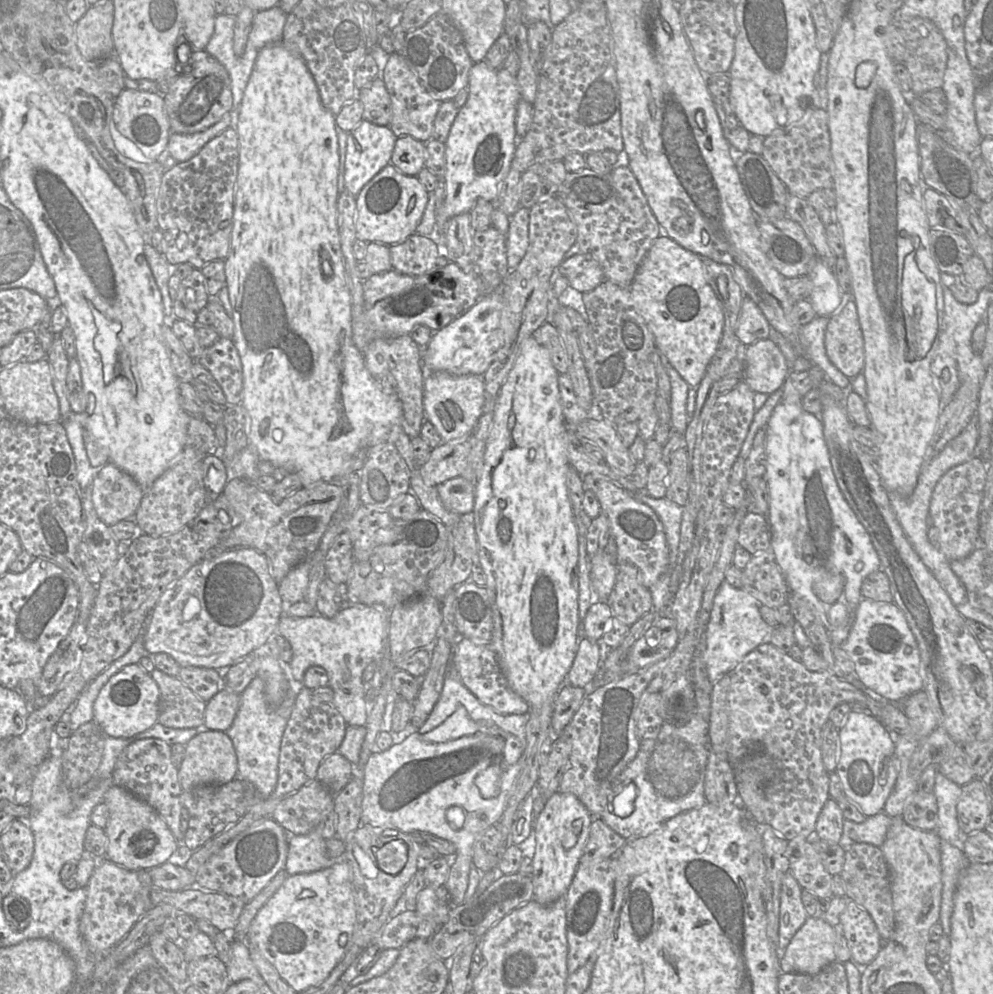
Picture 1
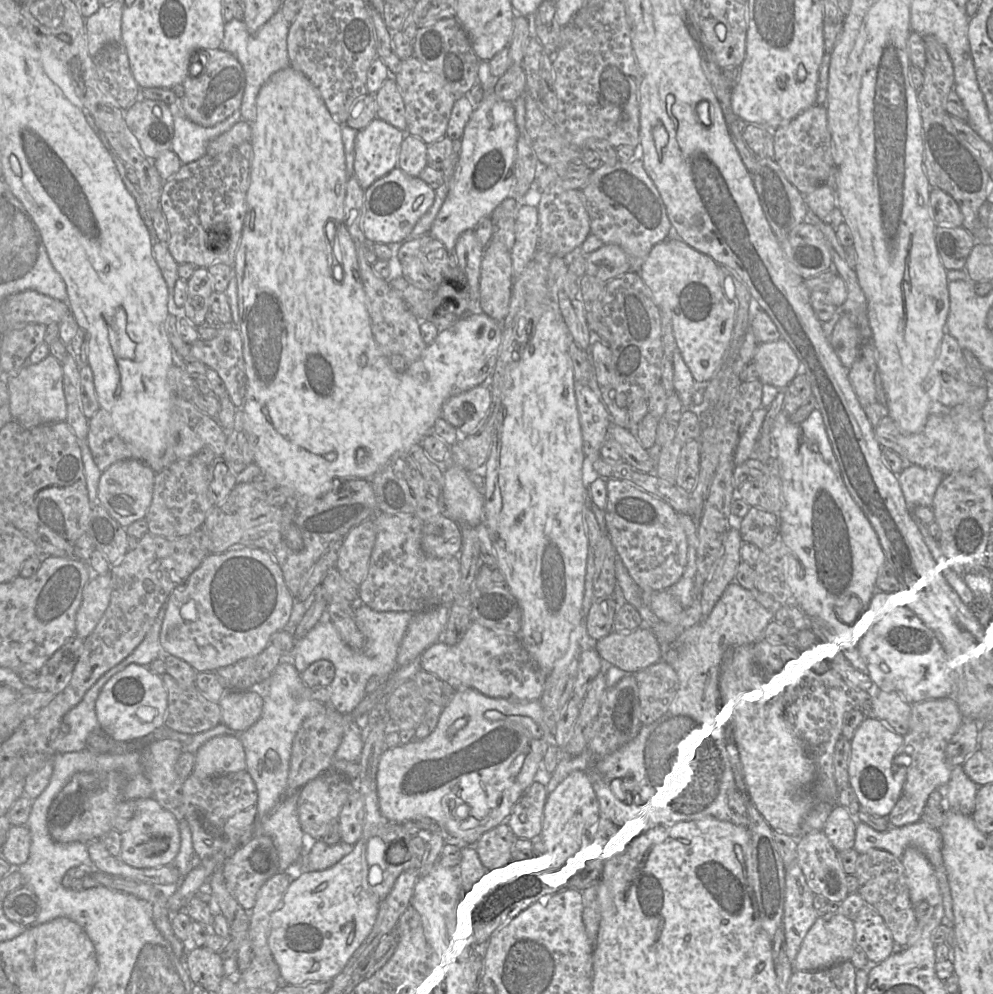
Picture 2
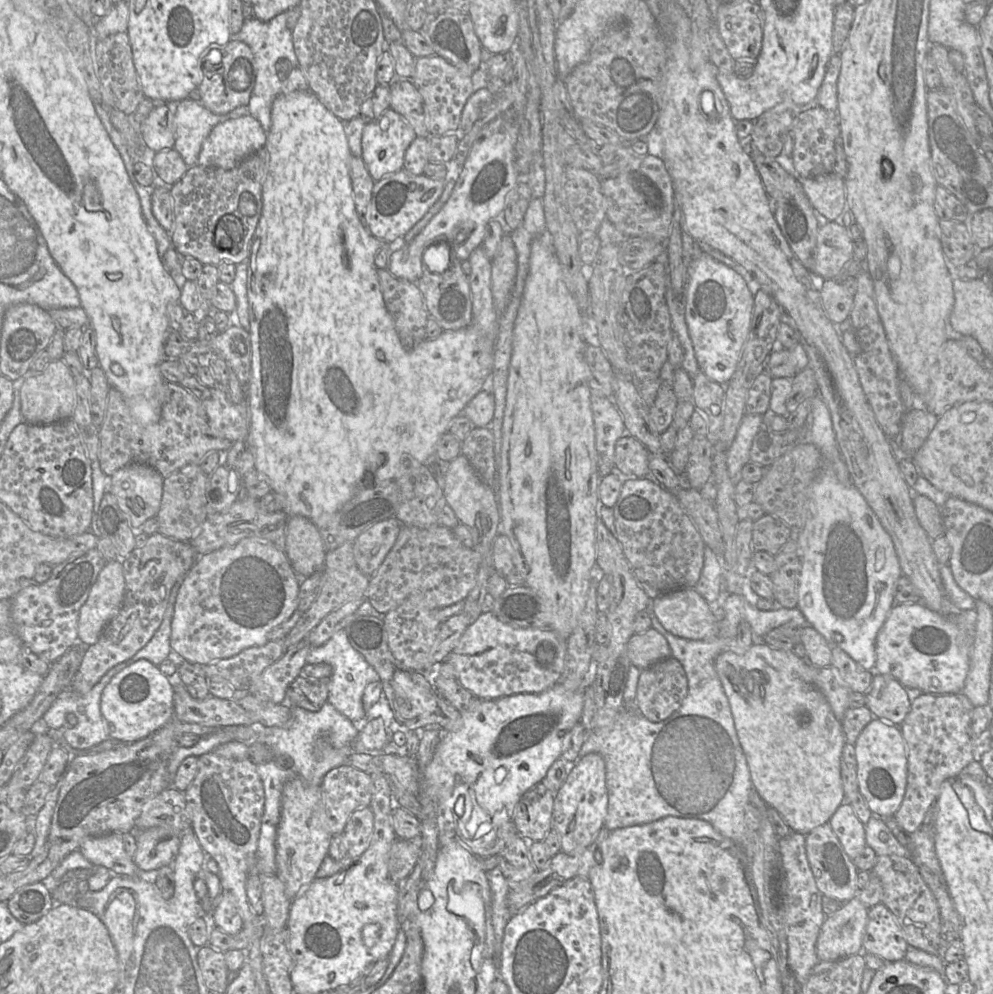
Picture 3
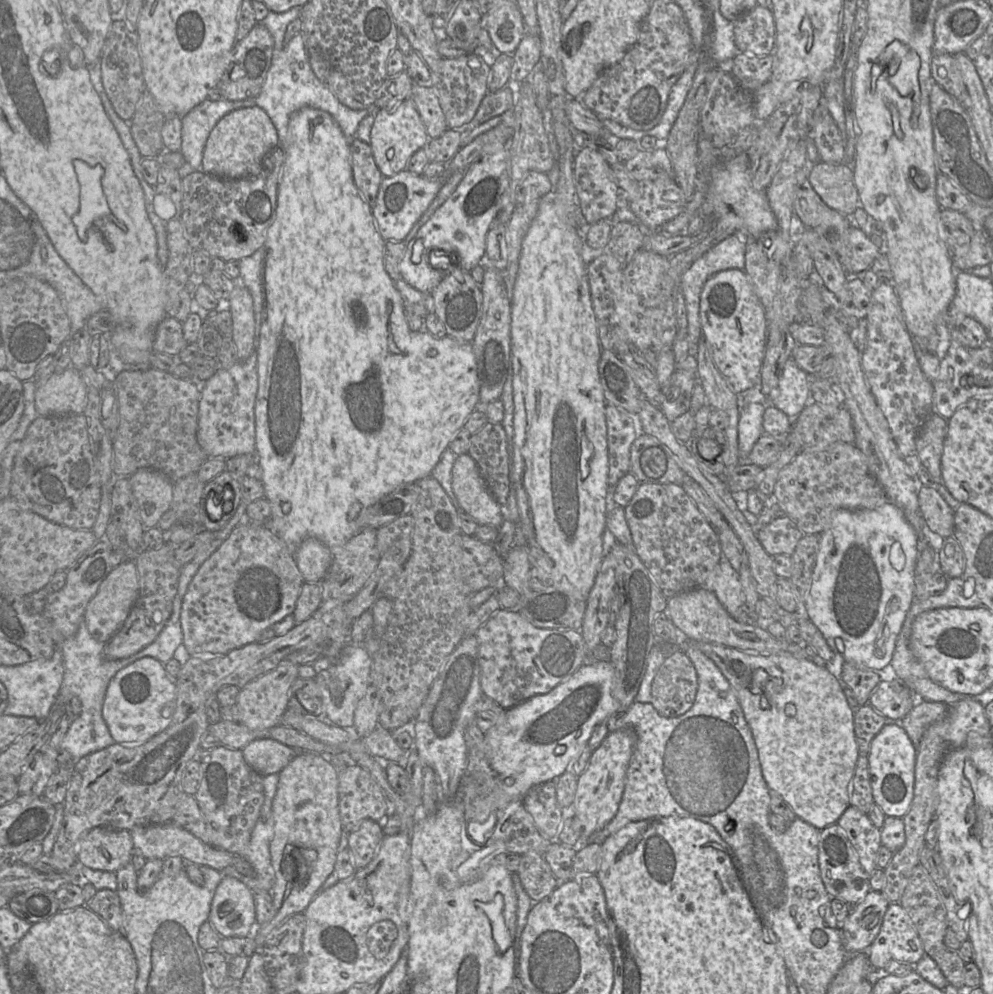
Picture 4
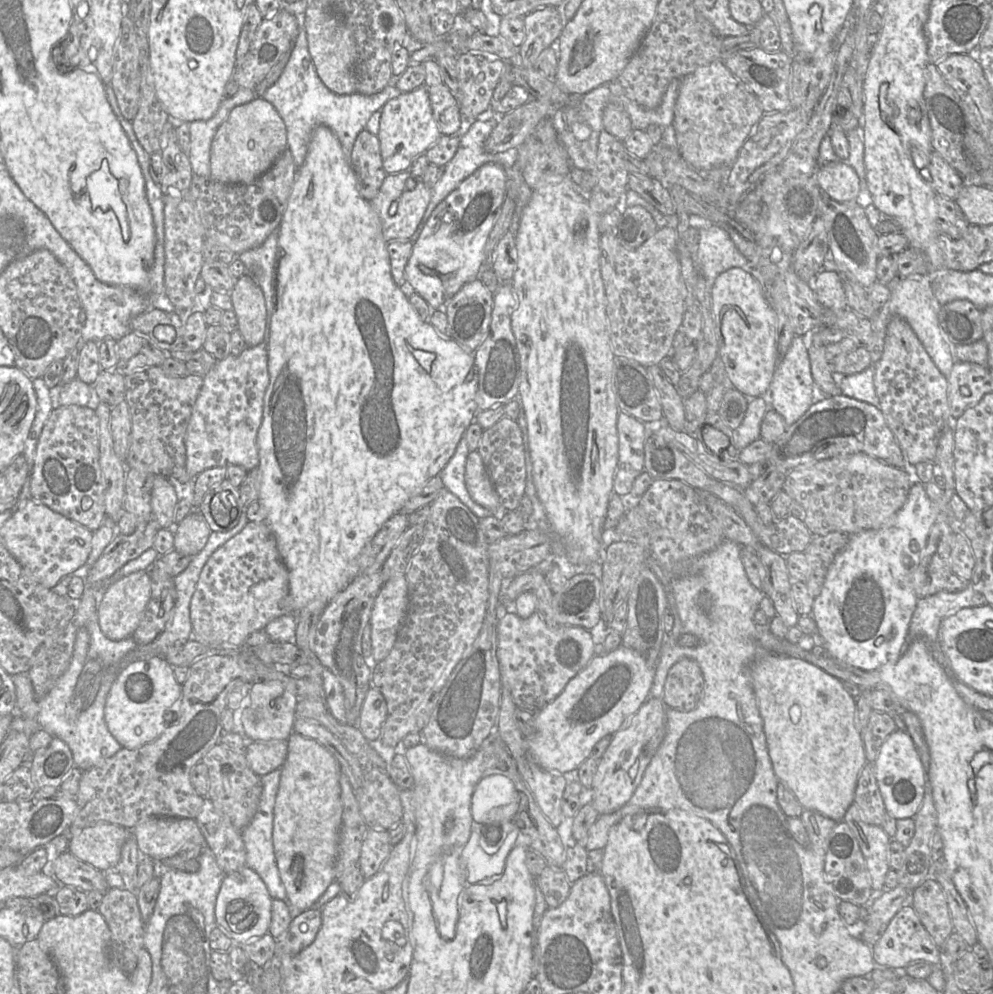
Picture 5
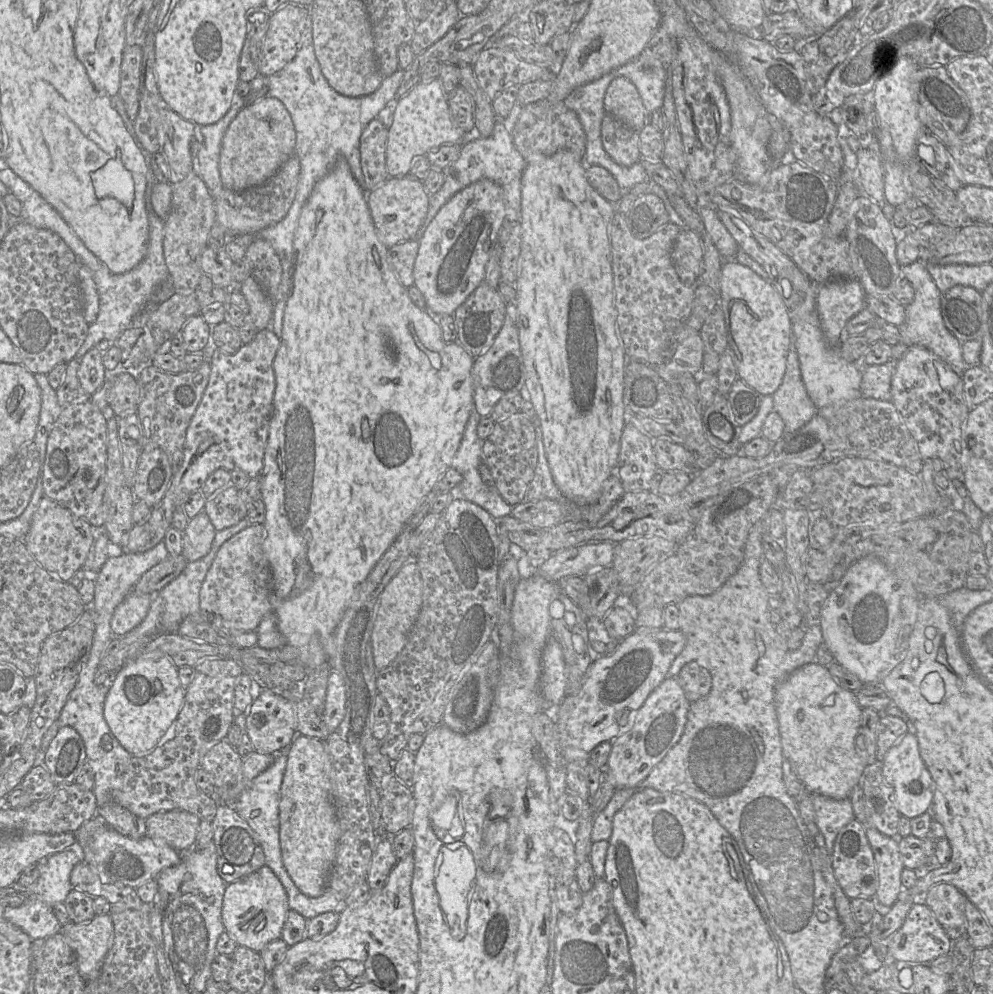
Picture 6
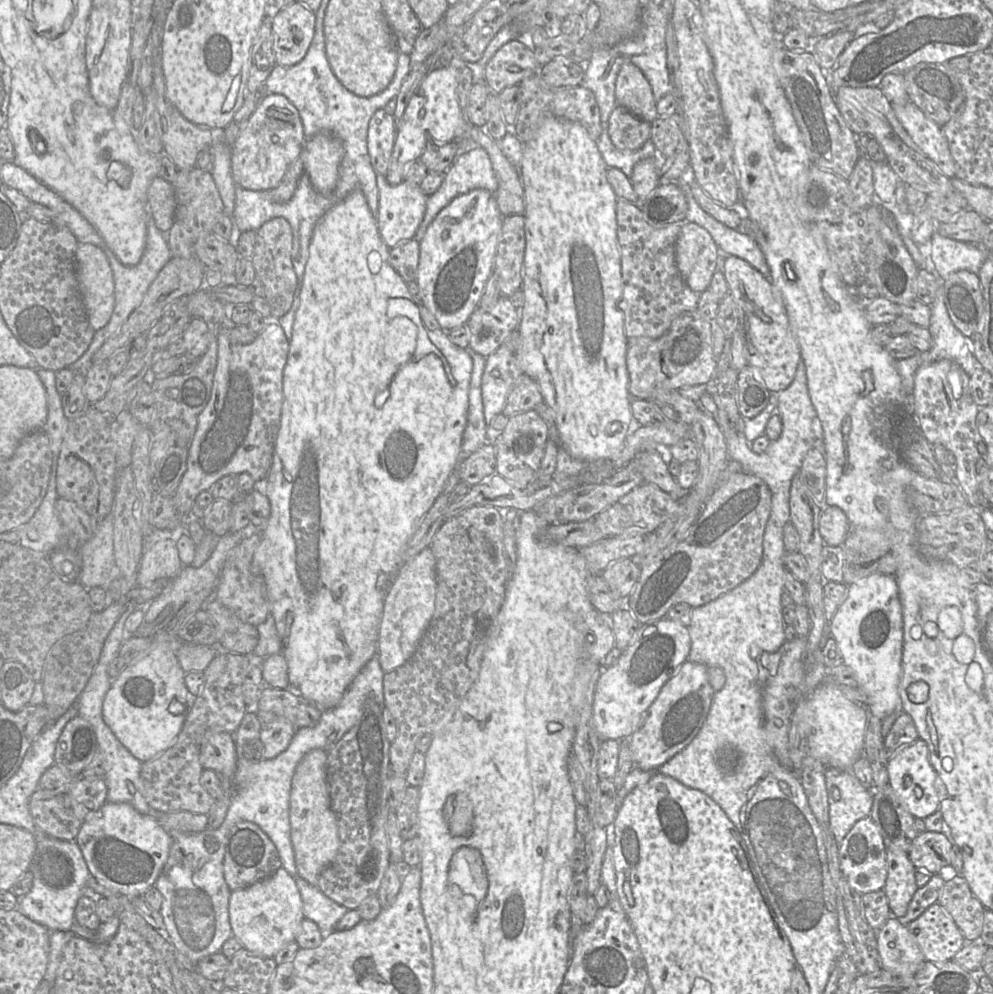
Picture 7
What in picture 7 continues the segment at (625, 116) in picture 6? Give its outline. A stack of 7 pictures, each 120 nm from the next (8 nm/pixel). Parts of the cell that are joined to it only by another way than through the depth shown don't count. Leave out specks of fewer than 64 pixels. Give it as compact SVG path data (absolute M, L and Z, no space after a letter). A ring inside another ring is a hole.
M625 63L615 88L617 105L626 108L640 119L653 123L659 118L657 102L643 72L632 63Z

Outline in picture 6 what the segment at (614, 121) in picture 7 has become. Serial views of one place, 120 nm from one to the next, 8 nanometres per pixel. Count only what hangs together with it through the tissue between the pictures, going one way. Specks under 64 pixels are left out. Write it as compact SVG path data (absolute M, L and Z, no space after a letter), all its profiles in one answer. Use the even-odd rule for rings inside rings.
M606 115L601 124L604 150L619 165L631 166L639 162L639 131L635 131L612 115Z

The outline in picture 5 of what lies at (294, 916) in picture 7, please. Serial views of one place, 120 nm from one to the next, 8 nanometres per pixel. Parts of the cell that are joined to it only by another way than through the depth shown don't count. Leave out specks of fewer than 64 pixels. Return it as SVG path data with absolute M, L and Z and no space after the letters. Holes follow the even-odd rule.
M248 867L225 874L215 904L217 927L233 940L234 944L245 944L269 931L272 900L260 876Z

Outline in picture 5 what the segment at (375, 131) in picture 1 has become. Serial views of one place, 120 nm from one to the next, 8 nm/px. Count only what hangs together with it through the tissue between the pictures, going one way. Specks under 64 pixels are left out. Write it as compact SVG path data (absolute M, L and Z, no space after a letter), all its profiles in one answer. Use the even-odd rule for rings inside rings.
M426 86L418 87L411 92L401 93L388 100L381 108L377 133L385 172L395 174L408 171L413 160L424 154L441 136L433 117Z

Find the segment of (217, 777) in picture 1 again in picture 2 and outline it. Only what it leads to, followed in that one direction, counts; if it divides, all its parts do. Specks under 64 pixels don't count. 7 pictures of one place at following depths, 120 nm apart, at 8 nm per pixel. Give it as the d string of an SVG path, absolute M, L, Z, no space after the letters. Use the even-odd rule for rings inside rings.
M238 735L213 737L194 755L192 774L199 778L226 775L246 769L245 751Z

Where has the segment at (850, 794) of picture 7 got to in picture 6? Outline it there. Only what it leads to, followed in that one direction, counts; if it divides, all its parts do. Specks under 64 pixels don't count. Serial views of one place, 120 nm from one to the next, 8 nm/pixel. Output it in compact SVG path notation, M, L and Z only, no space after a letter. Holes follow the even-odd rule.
M812 793L812 804L816 824L824 836L828 853L832 855L838 833L855 818L850 798L833 799Z

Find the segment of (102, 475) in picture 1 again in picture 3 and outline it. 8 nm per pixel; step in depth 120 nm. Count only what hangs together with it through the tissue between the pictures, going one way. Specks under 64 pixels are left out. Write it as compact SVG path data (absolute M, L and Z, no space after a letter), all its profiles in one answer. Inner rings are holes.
M133 462L111 477L107 492L113 494L133 529L157 515L163 493L161 474L153 467Z

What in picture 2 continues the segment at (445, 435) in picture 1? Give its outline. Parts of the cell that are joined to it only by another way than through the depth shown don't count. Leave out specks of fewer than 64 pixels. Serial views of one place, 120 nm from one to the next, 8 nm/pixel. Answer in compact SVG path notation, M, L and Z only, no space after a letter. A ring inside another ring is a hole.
M480 384L449 397L441 407L440 417L465 436L476 429L490 405L490 390Z

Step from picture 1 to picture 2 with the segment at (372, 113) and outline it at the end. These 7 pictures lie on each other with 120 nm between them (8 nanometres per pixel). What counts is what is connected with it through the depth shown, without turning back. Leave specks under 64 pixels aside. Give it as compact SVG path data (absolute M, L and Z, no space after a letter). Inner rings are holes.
M394 77L387 78L374 97L377 104L377 118L406 133L404 102Z

